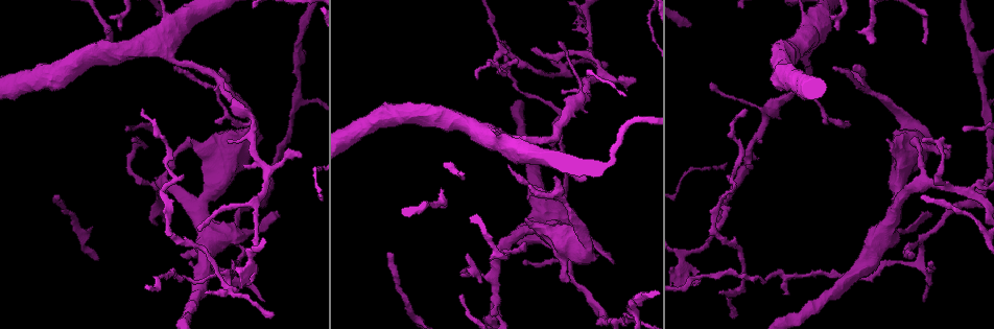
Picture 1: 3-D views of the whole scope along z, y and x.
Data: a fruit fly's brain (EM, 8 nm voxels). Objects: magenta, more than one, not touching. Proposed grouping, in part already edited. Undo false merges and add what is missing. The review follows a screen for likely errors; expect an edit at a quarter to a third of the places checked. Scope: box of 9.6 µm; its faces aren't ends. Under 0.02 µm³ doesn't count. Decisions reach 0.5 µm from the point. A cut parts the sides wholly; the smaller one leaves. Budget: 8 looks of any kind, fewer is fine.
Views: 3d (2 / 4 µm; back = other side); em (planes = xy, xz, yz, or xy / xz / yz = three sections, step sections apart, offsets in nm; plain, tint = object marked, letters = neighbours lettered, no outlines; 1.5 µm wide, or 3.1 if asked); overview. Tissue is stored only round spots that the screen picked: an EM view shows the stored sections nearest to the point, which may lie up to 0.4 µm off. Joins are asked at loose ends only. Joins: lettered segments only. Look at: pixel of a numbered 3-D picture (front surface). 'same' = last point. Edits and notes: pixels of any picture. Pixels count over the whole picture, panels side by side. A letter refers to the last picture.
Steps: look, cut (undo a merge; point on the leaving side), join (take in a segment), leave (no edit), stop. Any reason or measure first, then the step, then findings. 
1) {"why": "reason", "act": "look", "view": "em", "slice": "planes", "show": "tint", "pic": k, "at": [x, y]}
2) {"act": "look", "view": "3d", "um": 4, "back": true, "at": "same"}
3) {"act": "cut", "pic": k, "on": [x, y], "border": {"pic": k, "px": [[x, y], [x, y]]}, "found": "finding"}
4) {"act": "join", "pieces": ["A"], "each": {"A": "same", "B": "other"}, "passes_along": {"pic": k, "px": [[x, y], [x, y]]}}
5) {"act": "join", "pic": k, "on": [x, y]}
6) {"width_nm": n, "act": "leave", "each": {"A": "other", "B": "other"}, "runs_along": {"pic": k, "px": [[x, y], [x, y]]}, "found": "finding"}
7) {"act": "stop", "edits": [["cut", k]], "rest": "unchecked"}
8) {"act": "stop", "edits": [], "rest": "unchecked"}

{"why": "an open end", "act": "look", "view": "3d", "um": 4, "pic": 1, "at": [786, 295]}

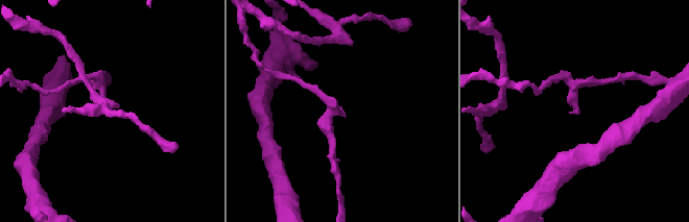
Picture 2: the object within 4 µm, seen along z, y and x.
{"why": "need the tissue", "act": "look", "view": "em", "slice": "xz", "step": 8, "show": "plain", "pic": 2, "at": [346, 117]}

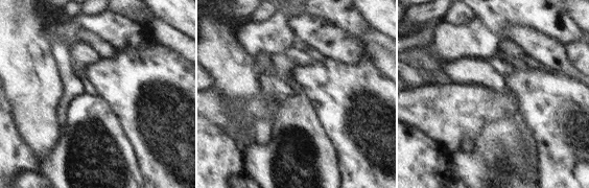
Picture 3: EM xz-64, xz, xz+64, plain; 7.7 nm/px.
{"why": "what lies round it", "act": "look", "view": "em", "slice": "xz", "step": 8, "show": "letters", "at": "same"}

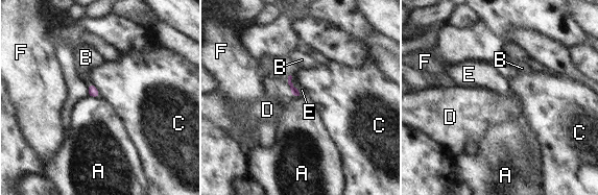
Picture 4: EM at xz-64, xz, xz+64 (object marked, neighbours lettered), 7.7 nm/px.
{"act": "leave", "each": {"A": "other", "B": "other", "C": "other", "D": "other", "E": "other", "F": "other"}, "border": {"pic": 4, "px": [[88, 95], [99, 97]]}, "found": "none of them fits"}

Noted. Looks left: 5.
{"act": "look", "view": "em", "slice": "planes", "show": "plain", "pic": 1, "at": [921, 264]}

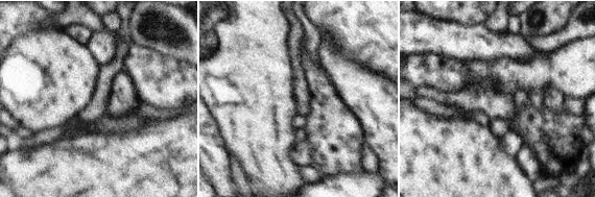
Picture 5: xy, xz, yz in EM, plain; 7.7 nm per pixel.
{"act": "look", "view": "em", "slice": "planes", "show": "letters", "at": "same"}

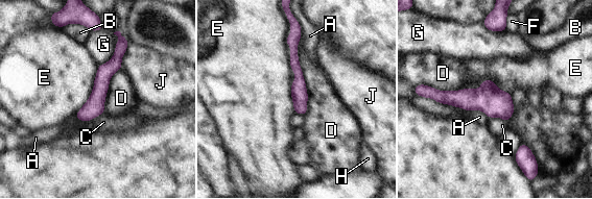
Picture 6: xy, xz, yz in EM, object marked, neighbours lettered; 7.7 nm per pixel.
{"longest_contact_nm": ["D", 600], "act": "leave", "each": {"A": "other", "B": "other", "C": "other", "D": "other", "E": "other", "F": "other", "G": "other", "H": "other", "J": "other"}, "runs_along": {"pic": 6, "px": [[121, 43], [96, 100], [78, 116]]}, "found": "continuous, no second neuron"}

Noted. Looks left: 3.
{"act": "look", "view": "em", "slice": "planes", "show": "letters", "pic": 1, "at": [748, 111]}

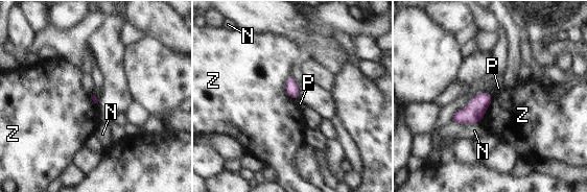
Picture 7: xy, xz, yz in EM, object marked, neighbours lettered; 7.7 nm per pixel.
{"longest_contact_nm": ["N", 220], "act": "leave", "each": {"N": "other", "P": "other", "Z": "other"}, "border": {"pic": 7, "px": [[290, 74], [285, 92], [295, 99]]}, "found": "none of them fits"}

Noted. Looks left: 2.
{"act": "stop", "edits": [], "rest": "unchecked"}

